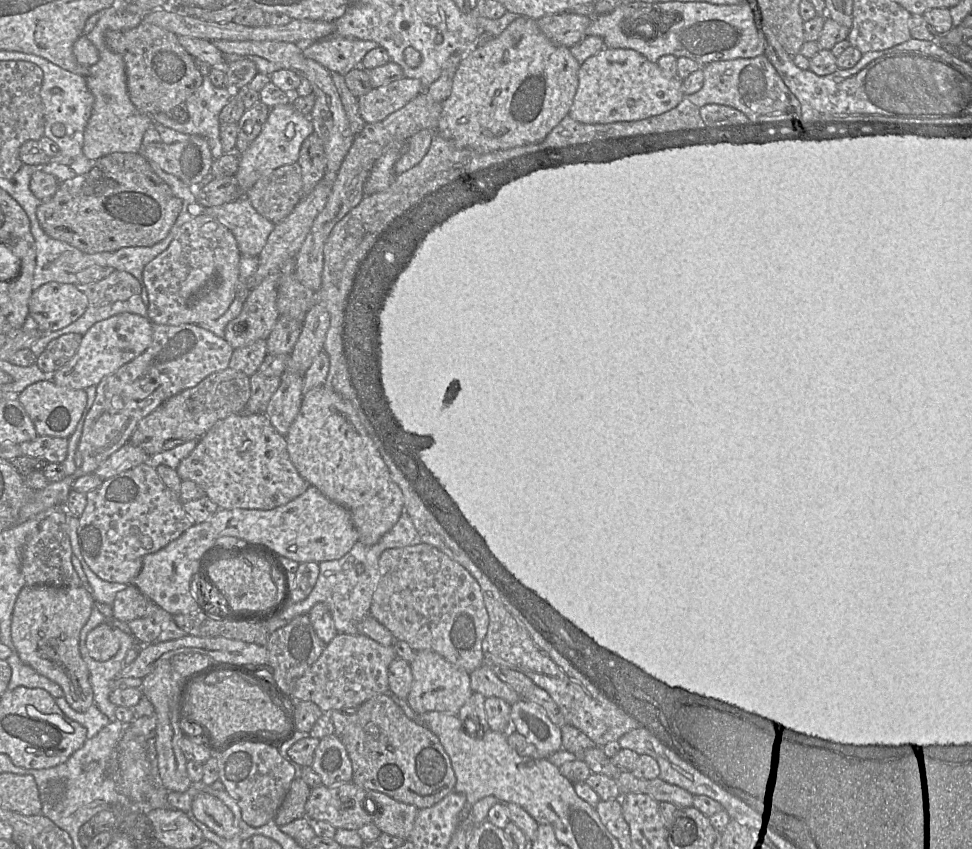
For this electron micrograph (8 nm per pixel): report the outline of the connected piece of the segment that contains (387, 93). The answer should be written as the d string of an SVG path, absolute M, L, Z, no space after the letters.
M403 77L371 89L358 98L359 112L366 123L384 120L423 92L419 79Z

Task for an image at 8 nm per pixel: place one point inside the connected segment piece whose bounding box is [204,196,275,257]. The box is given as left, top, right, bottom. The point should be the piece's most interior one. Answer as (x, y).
(251, 230)

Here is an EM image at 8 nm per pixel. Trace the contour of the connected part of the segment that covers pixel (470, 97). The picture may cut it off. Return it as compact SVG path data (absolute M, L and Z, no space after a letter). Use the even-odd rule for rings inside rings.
M525 16L518 17L500 35L473 46L463 56L453 77L451 93L442 102L442 110L435 132L452 141L457 147L483 153L540 142L568 115L578 86L579 68L580 63L573 57L570 49L550 41L539 29L536 20Z

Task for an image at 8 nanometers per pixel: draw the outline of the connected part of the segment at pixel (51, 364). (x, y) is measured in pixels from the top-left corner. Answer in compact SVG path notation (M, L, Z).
M69 333L52 340L37 357L36 364L47 374L54 374L77 352L82 335Z

